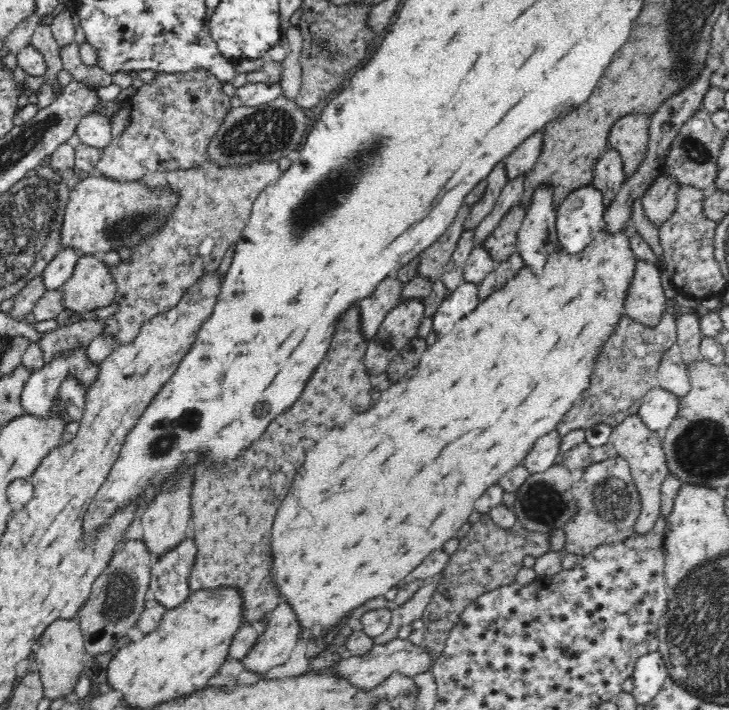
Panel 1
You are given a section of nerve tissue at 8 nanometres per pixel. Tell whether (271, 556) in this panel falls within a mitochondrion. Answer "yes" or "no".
no

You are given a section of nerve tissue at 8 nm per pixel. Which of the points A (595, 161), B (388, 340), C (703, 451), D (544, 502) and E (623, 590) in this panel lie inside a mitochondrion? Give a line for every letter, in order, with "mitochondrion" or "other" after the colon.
A: other
B: mitochondrion
C: mitochondrion
D: mitochondrion
E: other

